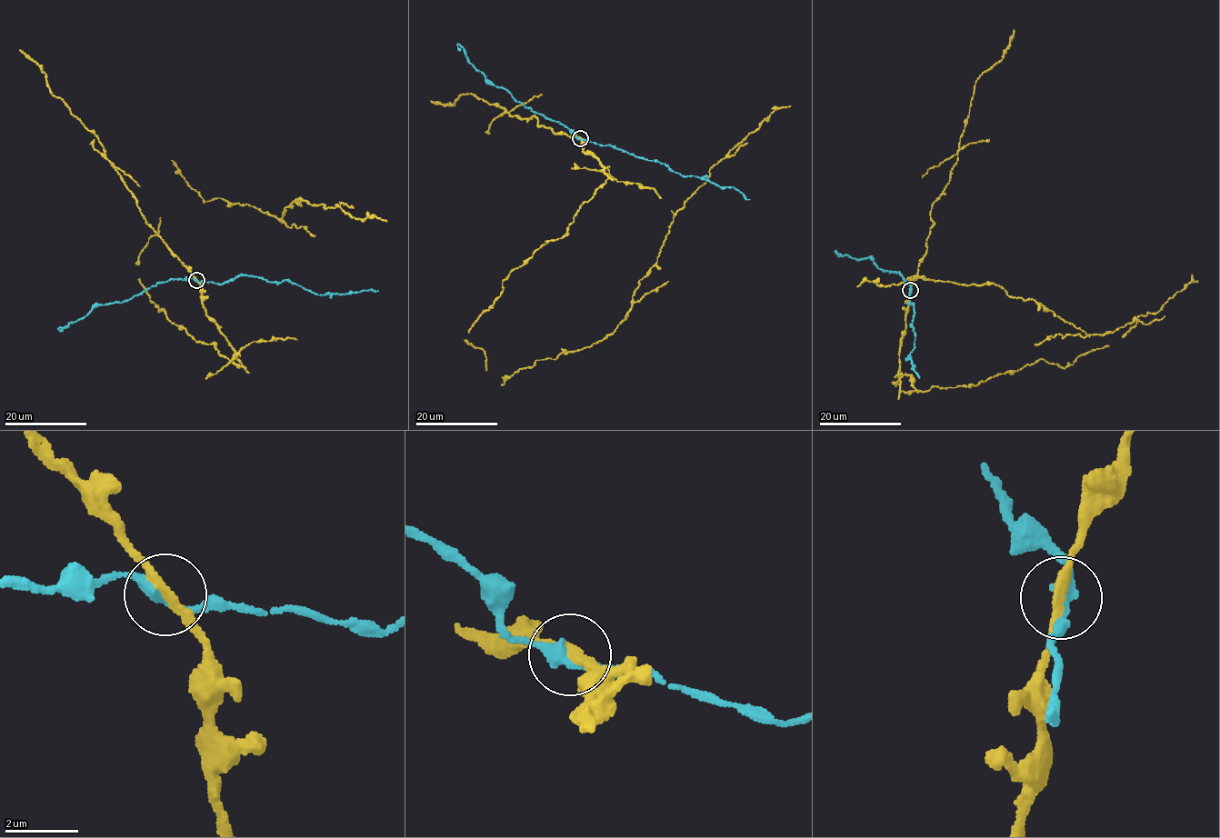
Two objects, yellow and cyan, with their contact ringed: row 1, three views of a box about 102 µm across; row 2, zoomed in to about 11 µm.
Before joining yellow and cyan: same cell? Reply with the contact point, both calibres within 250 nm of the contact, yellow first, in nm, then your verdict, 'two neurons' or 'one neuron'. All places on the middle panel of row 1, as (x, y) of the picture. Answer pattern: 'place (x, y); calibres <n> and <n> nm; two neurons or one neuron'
place (580, 138); calibres 280 and 280 nm; two neurons

